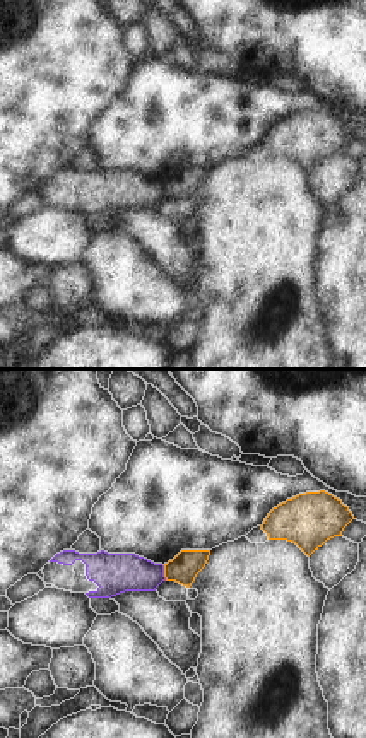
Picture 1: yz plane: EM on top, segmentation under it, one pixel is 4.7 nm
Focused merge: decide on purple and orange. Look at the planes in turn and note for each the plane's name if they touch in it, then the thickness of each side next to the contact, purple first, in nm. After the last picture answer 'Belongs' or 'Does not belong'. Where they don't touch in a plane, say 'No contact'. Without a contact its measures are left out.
Touches purple in yz. Thickness 190 nm (purple) against 140 nm.

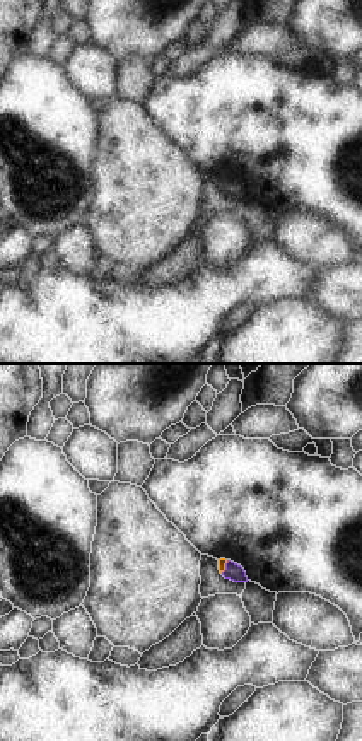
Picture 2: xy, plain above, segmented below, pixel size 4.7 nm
Touches purple in xy. Thickness 80 nm (purple) against 40 nm.

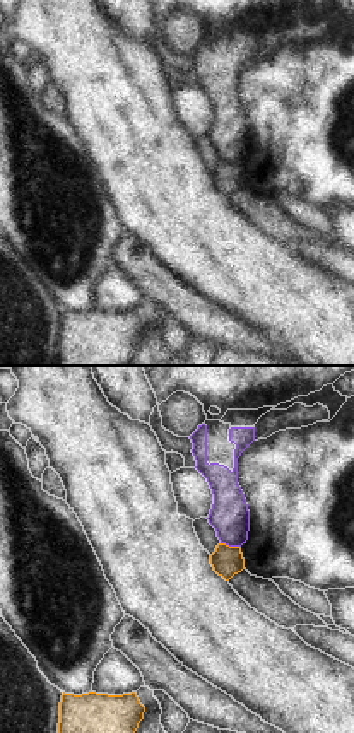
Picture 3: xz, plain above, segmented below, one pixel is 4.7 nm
Touches purple in xz. Thickness 180 nm (purple) against 140 nm.

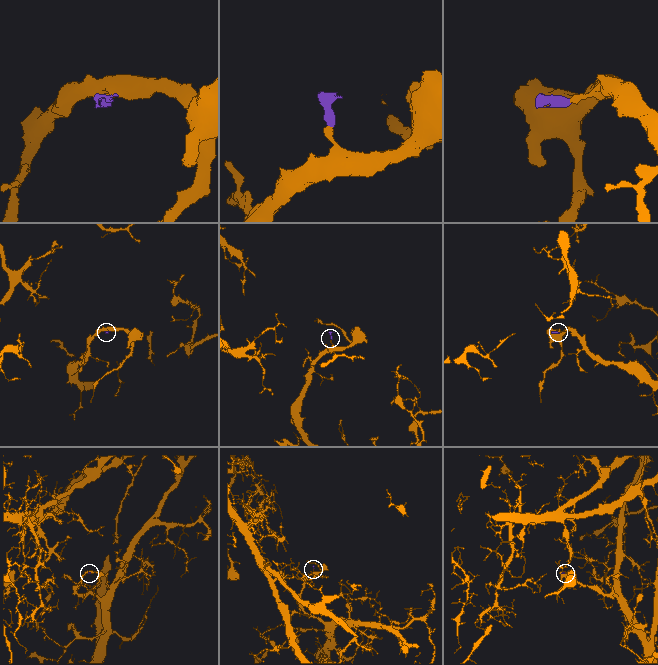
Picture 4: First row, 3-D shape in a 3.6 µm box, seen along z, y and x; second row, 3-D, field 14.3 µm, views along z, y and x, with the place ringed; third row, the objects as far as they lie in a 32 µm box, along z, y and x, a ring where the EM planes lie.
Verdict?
Does not belong.

